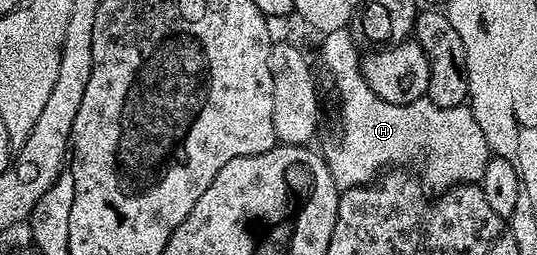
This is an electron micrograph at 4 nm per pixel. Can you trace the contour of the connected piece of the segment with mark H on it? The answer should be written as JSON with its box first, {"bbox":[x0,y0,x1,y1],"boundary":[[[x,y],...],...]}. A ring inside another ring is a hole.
{"bbox":[320,27,491,194],"boundary":[[[343,27],[320,37],[321,60],[333,79],[333,88],[341,103],[341,137],[327,151],[327,163],[337,189],[371,184],[390,166],[408,166],[416,170],[426,189],[433,191],[434,188],[434,193],[437,194],[454,184],[476,184],[481,181],[483,170],[487,170],[491,149],[487,138],[483,138],[483,130],[479,130],[479,122],[475,122],[473,111],[465,104],[450,108],[435,106],[435,102],[427,98],[406,104],[383,102],[383,98],[379,98],[379,94],[375,94],[375,90],[367,86],[361,74],[359,51],[357,52],[357,44],[349,31],[348,27]]]}

